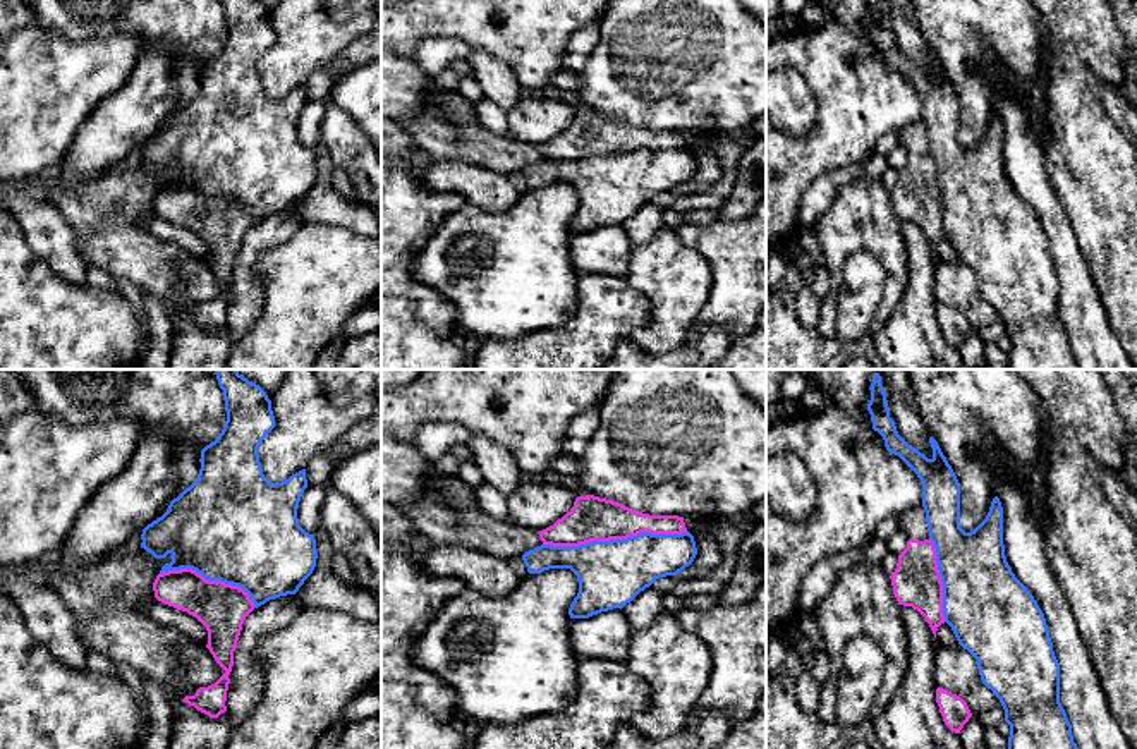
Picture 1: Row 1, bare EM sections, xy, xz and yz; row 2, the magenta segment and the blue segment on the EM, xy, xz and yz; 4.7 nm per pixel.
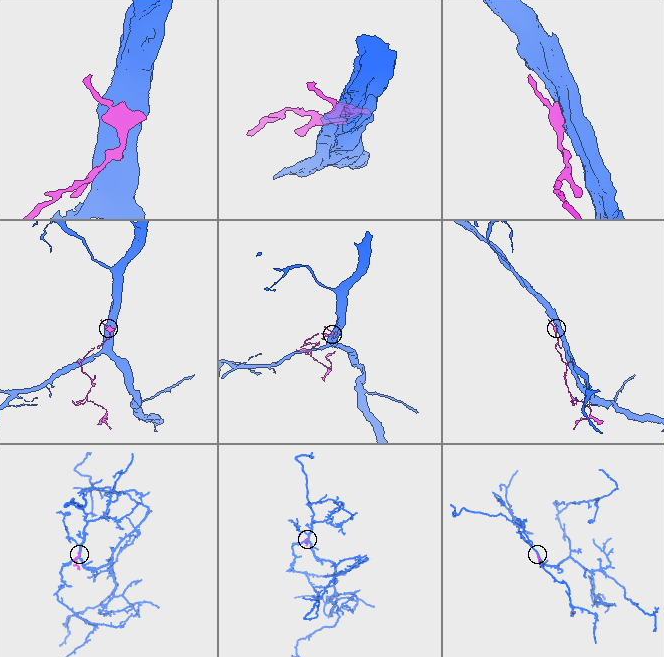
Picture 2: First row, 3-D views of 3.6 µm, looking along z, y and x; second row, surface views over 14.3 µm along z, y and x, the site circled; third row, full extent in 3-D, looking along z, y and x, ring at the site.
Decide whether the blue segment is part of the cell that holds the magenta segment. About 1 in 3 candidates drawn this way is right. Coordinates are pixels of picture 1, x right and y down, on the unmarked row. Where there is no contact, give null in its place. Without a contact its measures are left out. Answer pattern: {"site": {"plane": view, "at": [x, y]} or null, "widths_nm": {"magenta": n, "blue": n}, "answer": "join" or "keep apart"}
{"site": {"plane": "xz", "at": [615, 153]}, "widths_nm": {"magenta": 200, "blue": 320}, "answer": "keep apart"}

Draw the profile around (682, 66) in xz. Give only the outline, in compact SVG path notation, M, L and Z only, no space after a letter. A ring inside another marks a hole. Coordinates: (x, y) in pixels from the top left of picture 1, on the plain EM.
M608 0L599 41L579 76L579 98L594 112L649 131L699 131L711 137L747 127L766 112L766 26L739 0Z

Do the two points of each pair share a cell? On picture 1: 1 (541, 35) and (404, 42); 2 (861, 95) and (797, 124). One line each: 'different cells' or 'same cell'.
1: same cell
2: different cells

